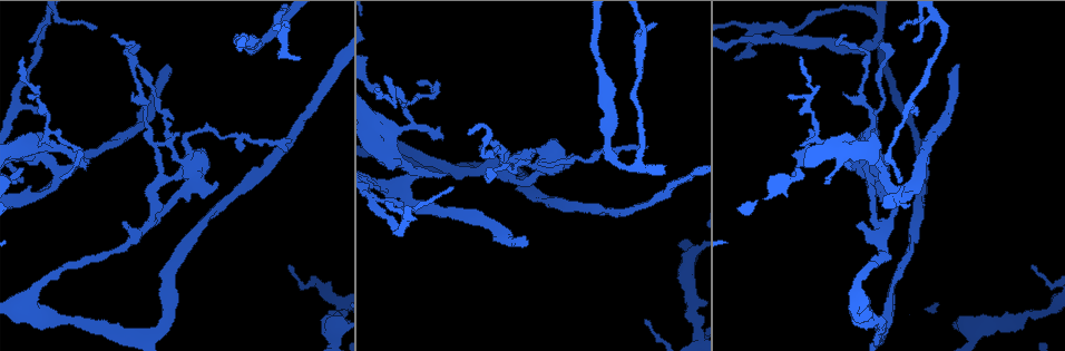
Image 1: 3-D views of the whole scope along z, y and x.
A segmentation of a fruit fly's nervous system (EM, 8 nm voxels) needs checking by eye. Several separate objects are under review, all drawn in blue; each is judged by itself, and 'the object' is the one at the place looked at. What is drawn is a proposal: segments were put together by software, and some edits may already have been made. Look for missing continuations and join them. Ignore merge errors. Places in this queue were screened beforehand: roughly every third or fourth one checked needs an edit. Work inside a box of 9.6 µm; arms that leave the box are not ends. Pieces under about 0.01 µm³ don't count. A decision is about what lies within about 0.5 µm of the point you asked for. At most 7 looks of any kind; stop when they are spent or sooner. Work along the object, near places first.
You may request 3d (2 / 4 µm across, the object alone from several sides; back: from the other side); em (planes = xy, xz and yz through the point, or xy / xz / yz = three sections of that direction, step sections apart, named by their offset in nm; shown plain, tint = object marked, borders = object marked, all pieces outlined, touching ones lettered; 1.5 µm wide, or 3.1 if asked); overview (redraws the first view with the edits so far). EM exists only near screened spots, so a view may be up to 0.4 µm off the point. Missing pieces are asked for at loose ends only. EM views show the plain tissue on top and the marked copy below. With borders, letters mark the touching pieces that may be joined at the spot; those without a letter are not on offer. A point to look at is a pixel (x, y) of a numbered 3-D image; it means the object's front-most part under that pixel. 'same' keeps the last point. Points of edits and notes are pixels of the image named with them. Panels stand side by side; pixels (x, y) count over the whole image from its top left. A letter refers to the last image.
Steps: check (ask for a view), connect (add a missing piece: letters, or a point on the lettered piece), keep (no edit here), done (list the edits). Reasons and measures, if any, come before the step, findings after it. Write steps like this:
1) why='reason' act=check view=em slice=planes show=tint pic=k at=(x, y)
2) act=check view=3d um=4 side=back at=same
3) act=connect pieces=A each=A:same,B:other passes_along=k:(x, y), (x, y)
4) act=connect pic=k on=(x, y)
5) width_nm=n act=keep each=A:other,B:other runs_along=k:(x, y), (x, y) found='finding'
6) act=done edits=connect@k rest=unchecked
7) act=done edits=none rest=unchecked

why='tapers out' act=check view=3d um=4 pic=1 at=(400, 204)

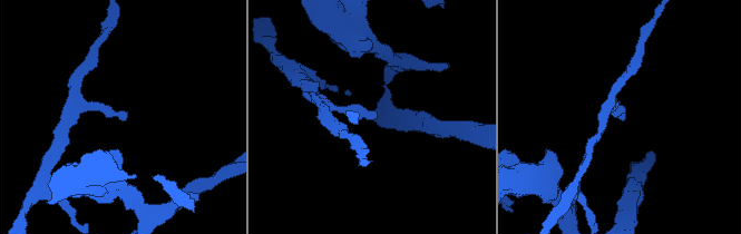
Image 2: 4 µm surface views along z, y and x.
why='need the tissue' act=check view=em slice=xz step=8 show=borders pic=2 at=(126, 119)

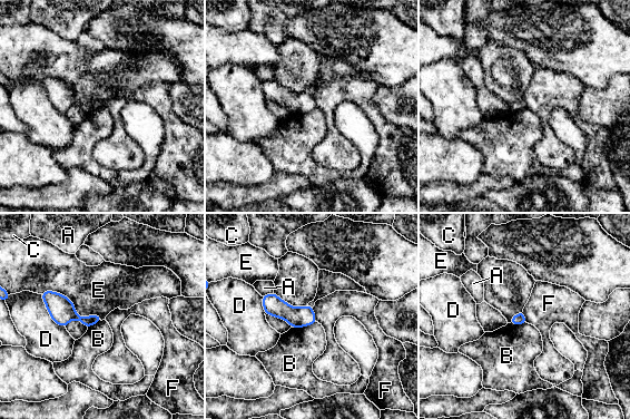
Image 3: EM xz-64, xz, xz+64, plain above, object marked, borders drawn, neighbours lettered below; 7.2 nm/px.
act=keep each=A:other,B:other,C:other,D:other,E:other,F:other border=3:(312, 308), (316, 321) found='no lettered piece goes on from it'

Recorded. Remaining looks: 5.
why='an open end' act=check view=3d um=4 pic=1 at=(489, 168)

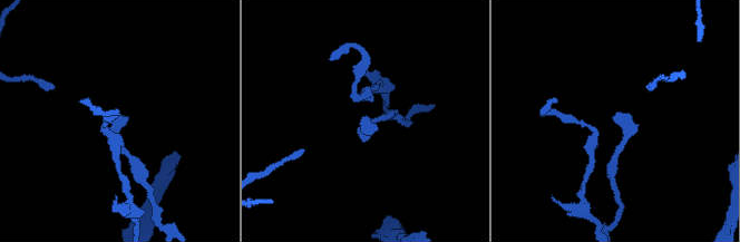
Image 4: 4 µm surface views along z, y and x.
why='now the EM' act=check view=em slice=planes show=borders pic=4 at=(364, 116)

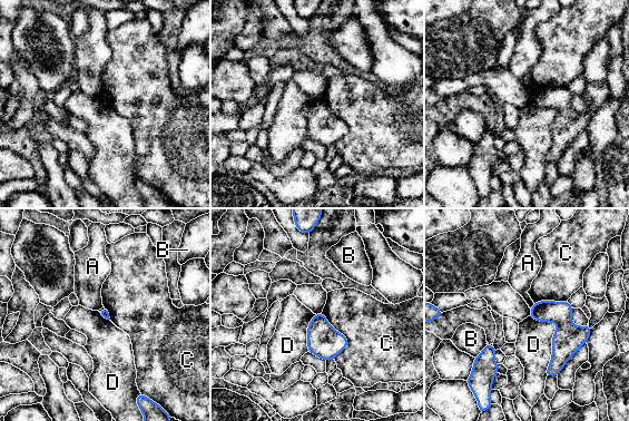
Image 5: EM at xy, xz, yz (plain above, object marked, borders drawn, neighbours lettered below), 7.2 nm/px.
act=keep each=A:other,B:other,C:other,D:other border=5:(530, 314), (557, 325), (546, 375) found='no lettered piece goes on from it'

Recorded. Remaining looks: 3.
why='branch stops here' act=check view=3d um=2 pic=1 at=(825, 181)

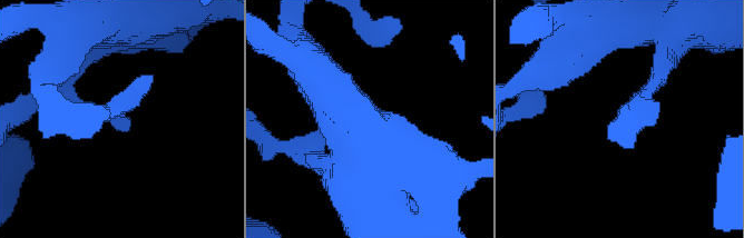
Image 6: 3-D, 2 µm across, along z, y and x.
act=check view=em slice=xy step=4 show=tint pic=6 at=(129, 125)

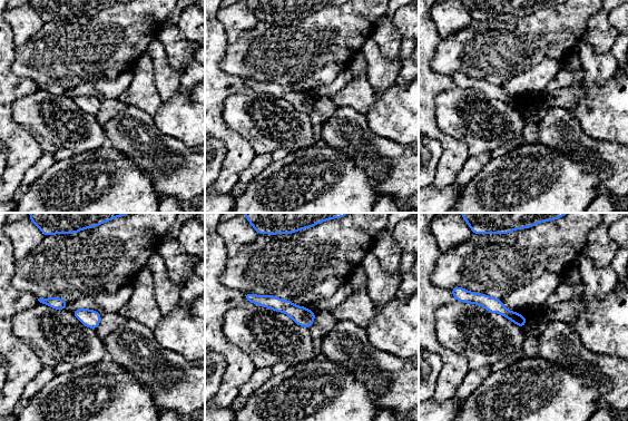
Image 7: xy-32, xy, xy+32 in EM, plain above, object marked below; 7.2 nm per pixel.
why='another direction' act=check view=em slice=planes show=borders at=same

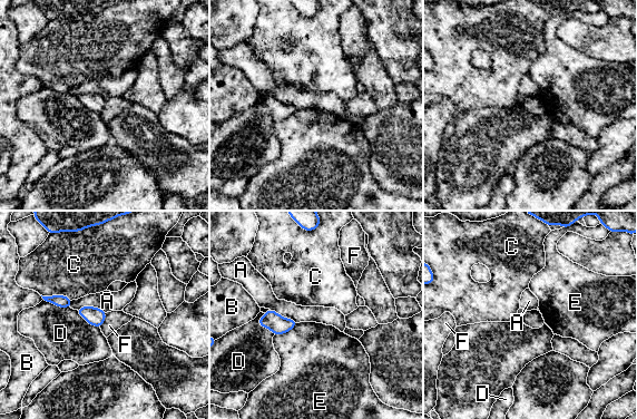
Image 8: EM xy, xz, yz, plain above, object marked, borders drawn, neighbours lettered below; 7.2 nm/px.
width_nm=130 act=keep each=A:other,B:other,C:other,D:other,E:other,F:other border=8:(106, 313), (106, 318), (99, 327) found='no lettered piece goes on from it'

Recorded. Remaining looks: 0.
act=done edits=none rest=unchecked

